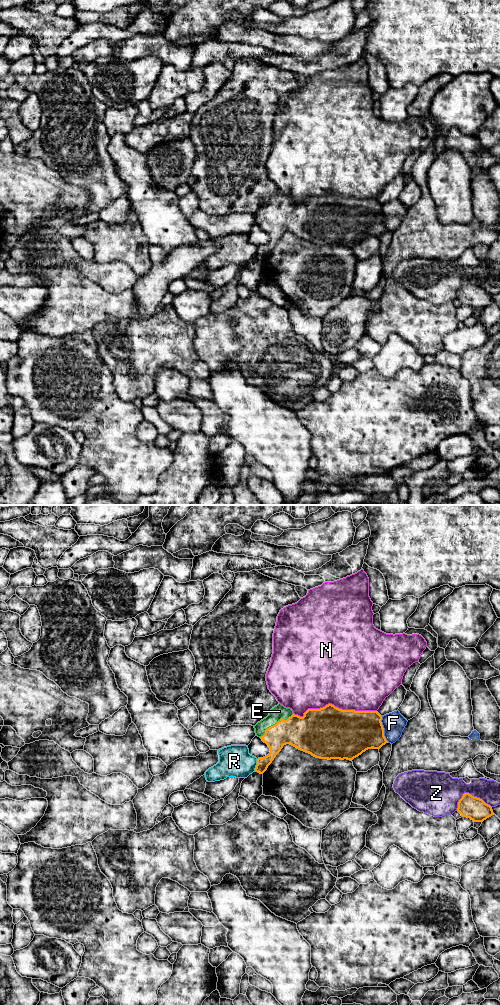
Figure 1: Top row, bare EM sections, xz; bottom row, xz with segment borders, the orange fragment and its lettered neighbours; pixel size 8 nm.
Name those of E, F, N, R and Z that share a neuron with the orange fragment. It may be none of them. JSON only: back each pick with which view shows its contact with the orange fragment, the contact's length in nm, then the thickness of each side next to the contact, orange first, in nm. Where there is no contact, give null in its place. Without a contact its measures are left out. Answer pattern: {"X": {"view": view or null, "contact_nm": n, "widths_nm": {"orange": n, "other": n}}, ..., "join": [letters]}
{"E": {"view": "xz", "contact_nm": 320, "widths_nm": {"orange": 280, "other": 110}}, "join": ["E"]}

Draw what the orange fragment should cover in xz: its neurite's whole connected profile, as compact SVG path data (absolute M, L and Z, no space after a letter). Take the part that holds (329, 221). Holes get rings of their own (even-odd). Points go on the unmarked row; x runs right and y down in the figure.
M279 191L271 197L266 206L254 214L256 224L270 236L267 244L257 247L255 259L263 262L286 232L316 246L352 249L366 238L380 237L388 231L381 208L382 204L377 199L342 198L332 192L320 197L308 197L304 204L300 205L295 203L292 197Z

